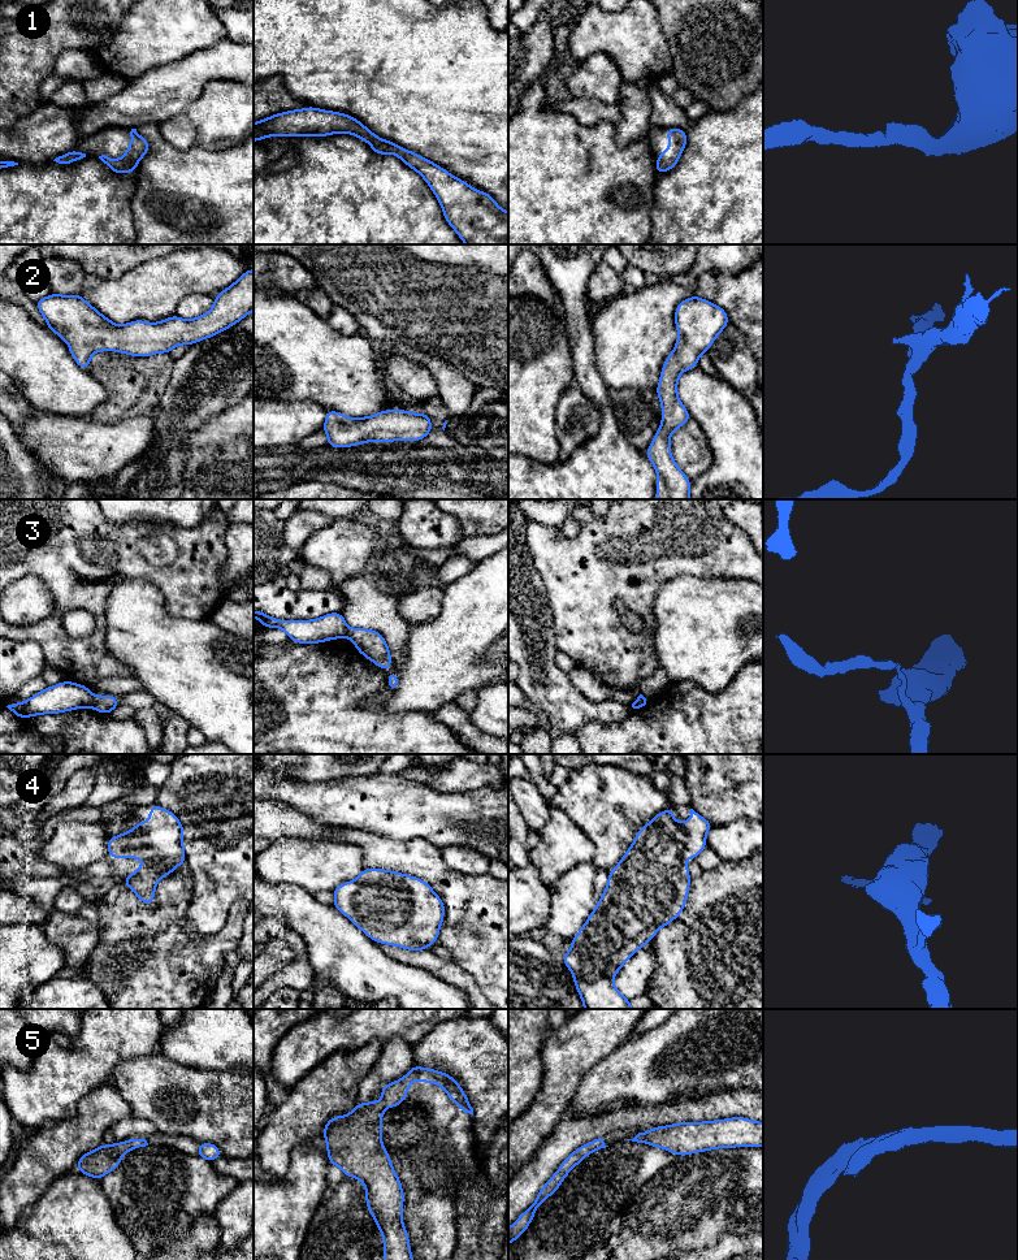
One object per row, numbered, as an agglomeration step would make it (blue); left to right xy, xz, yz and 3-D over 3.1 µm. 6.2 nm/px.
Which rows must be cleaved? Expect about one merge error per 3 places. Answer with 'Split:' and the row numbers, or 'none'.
Split: 3, 5

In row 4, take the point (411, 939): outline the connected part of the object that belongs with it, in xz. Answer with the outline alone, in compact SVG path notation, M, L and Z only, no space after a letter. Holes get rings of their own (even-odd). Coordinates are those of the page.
M363 869L356 879L335 887L333 893L332 905L377 943L417 952L439 938L445 905L423 879L391 870Z

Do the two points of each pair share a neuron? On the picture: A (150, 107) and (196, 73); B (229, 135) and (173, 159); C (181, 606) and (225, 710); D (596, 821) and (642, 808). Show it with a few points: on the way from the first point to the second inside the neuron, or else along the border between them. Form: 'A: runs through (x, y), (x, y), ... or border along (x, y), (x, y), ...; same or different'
A: runs through (161, 95), (185, 79); same
B: border along (170, 146), (178, 148), (230, 148), (233, 146); different
C: border along (164, 597), (164, 607), (170, 614), (208, 619); different
D: runs through (607, 809), (618, 801), (631, 801); same

